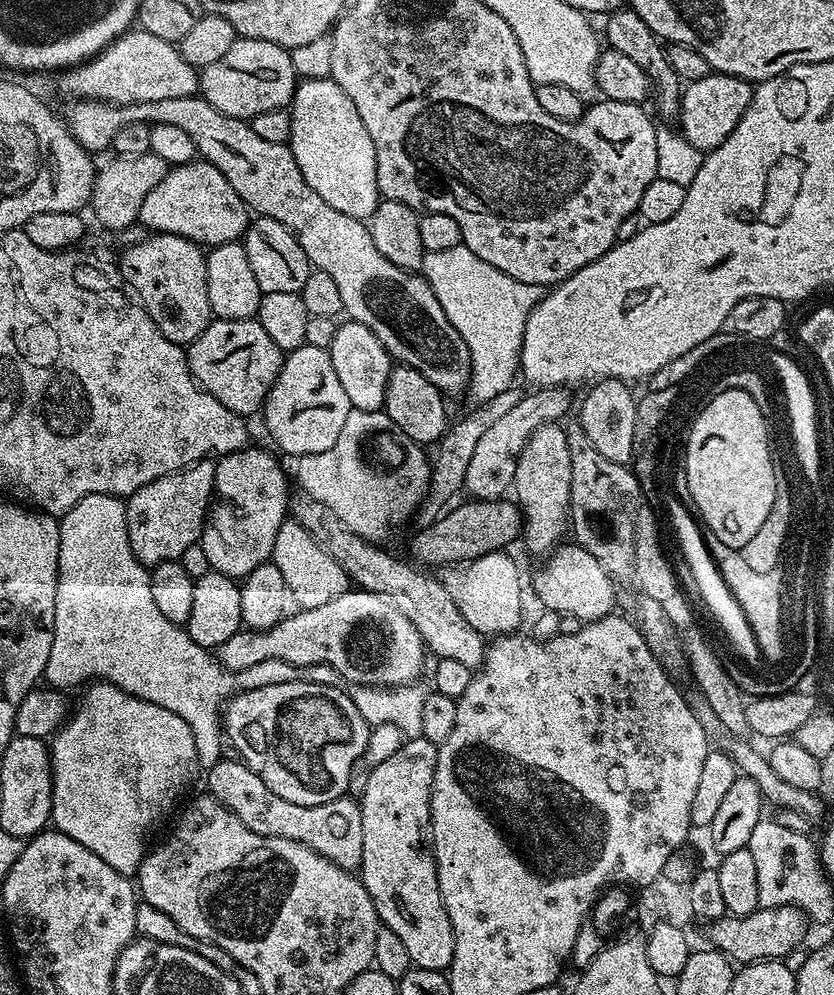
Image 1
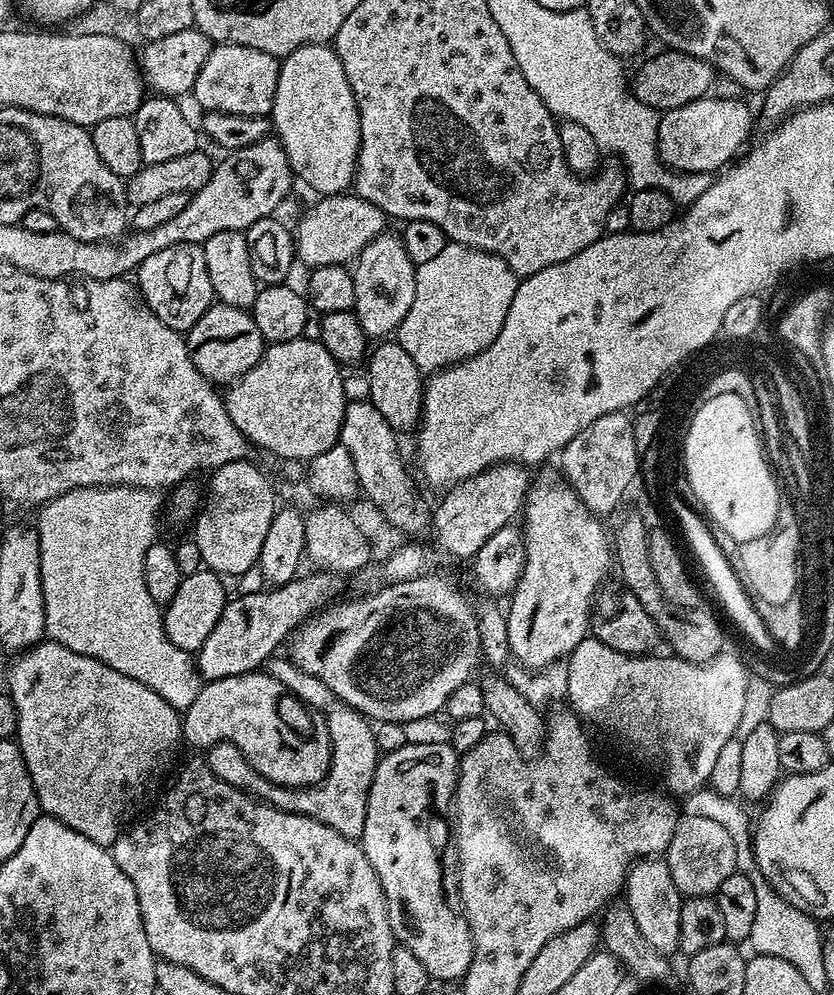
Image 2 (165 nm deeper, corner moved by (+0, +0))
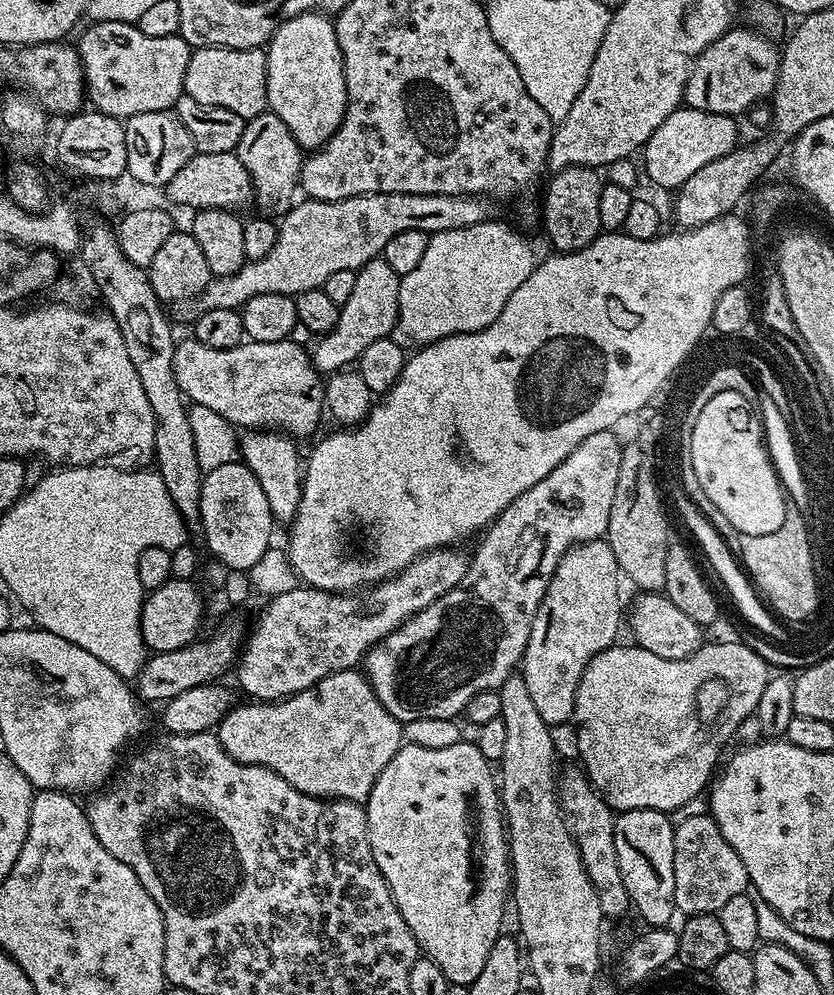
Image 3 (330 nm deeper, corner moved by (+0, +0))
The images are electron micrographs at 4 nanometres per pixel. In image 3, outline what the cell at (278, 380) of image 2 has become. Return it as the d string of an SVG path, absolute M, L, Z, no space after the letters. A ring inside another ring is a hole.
M189 338L189 340L180 340L179 343L177 343L176 346L176 353L174 354L174 378L178 382L178 386L181 390L184 391L185 397L189 401L191 401L192 404L201 404L202 406L206 406L209 410L214 410L215 414L221 415L222 418L229 421L229 423L233 426L235 426L237 429L240 430L279 430L293 438L301 438L300 436L308 436L311 434L312 431L315 430L316 427L320 424L320 415L324 416L326 412L325 407L325 398L324 398L324 387L325 387L325 381L322 379L321 373L317 371L315 365L312 362L311 355L307 351L303 352L302 349L299 348L298 345L295 344L295 339L289 338L286 340L283 340L282 342L254 342L253 340L248 340L245 343L239 344L238 346L234 346L233 348L215 348L214 346L206 346L204 343L202 343L201 340L195 339L195 338Z

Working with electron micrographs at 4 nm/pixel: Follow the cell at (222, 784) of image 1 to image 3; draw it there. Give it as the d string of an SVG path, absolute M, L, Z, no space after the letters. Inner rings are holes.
M360 670L335 672L326 678L322 678L314 686L310 686L298 694L275 702L244 703L248 704L237 703L220 720L214 732L215 736L220 740L220 745L224 747L226 754L230 754L230 758L234 758L238 762L242 762L243 764L257 764L263 768L274 770L274 774L286 778L286 782L290 782L290 786L294 786L294 790L298 790L302 794L319 796L326 800L367 801L368 796L372 792L374 782L378 778L378 774L382 774L386 762L390 762L390 758L394 758L394 754L398 754L398 750L402 747L402 739L400 740L401 721L396 720L394 714L390 714L390 710L386 710L382 706L382 702L378 702L378 698L372 689L372 683L368 681L367 675Z

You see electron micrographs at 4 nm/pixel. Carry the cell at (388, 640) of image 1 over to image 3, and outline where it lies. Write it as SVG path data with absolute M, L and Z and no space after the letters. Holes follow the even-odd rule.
M601 434L586 438L557 468L550 470L550 474L546 474L546 478L542 478L542 482L530 486L530 490L526 490L526 494L514 498L514 502L510 502L510 506L506 506L506 510L501 516L497 520L493 520L483 533L482 539L484 541L477 546L476 553L471 553L466 578L462 578L462 582L458 586L454 586L454 590L450 590L441 600L430 602L430 606L426 606L419 614L405 620L404 624L398 626L387 638L379 640L373 648L368 649L362 660L363 671L366 673L368 681L372 683L372 689L378 702L382 702L382 706L386 710L390 710L390 714L394 714L396 720L411 722L414 720L451 720L459 717L463 713L466 702L470 702L470 698L474 698L474 694L495 692L502 686L502 682L506 682L506 678L514 675L518 665L523 661L526 642L530 640L530 626L534 622L534 614L538 614L538 606L550 586L550 578L554 574L558 562L577 544L584 544L587 540L601 539L608 531L610 502L614 502L614 486L618 486L618 470L622 466L622 440L612 435L616 434Z

